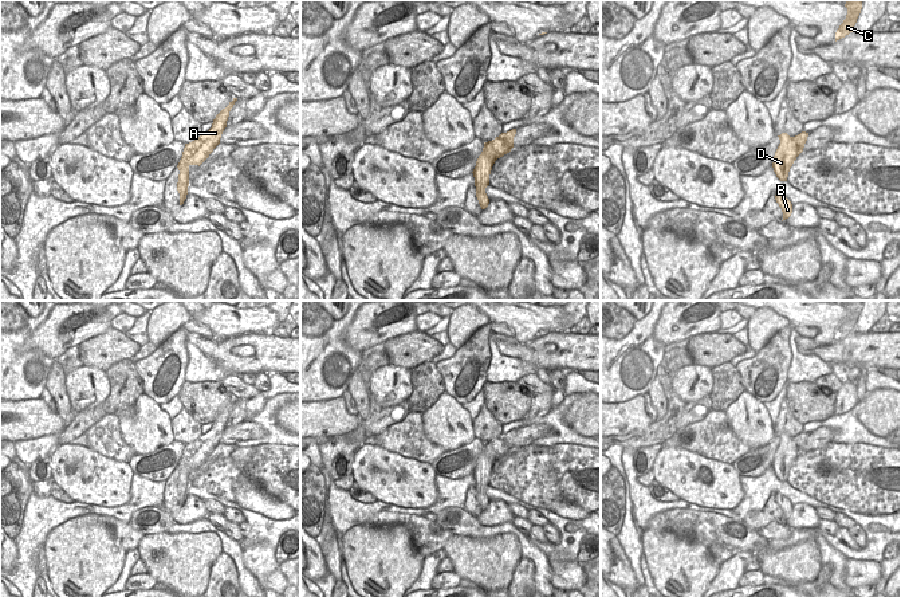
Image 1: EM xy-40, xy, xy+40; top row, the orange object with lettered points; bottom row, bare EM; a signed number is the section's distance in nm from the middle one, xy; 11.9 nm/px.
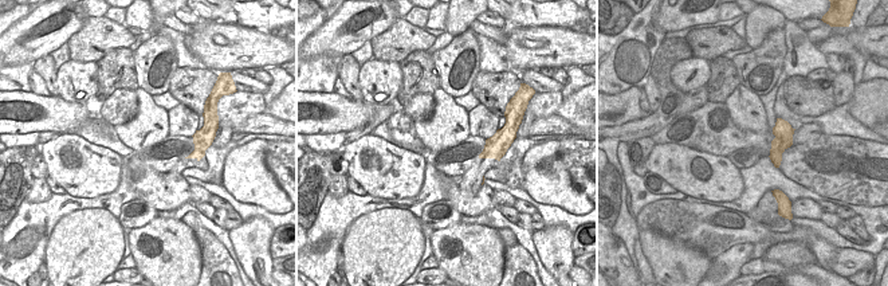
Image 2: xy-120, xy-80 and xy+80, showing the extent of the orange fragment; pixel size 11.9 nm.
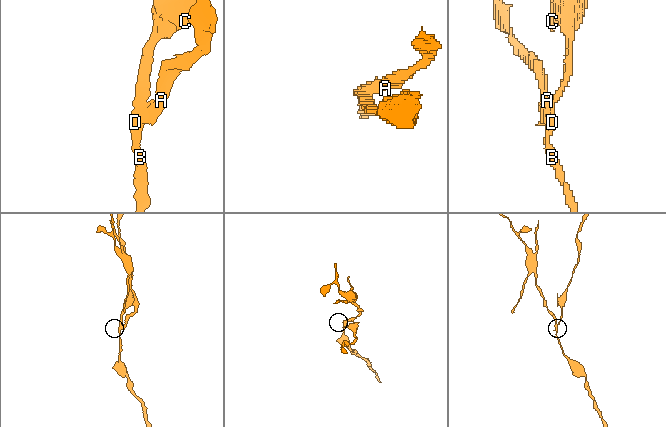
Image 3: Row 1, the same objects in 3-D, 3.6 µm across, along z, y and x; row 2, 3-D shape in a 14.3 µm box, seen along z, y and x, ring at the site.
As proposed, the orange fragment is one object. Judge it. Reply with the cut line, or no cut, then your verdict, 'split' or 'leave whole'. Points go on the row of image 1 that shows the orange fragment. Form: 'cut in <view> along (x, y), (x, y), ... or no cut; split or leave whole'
cut in xy along (492, 140), (496, 158); split

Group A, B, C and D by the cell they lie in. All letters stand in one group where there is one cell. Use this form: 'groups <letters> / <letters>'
groups A / B C D

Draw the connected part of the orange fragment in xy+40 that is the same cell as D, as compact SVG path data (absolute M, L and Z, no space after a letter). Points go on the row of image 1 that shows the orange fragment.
M782 133L778 137L780 144L775 152L772 168L780 181L787 181L790 168L796 160L799 150L794 144L794 137L790 137L787 133Z

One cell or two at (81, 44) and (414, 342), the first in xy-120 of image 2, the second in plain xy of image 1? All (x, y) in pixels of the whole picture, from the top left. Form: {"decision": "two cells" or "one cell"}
{"decision": "one cell"}

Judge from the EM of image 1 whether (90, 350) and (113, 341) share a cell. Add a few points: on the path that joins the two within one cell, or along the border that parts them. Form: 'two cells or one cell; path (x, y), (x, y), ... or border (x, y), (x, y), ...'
one cell; path (95, 350), (103, 350), (107, 346)

